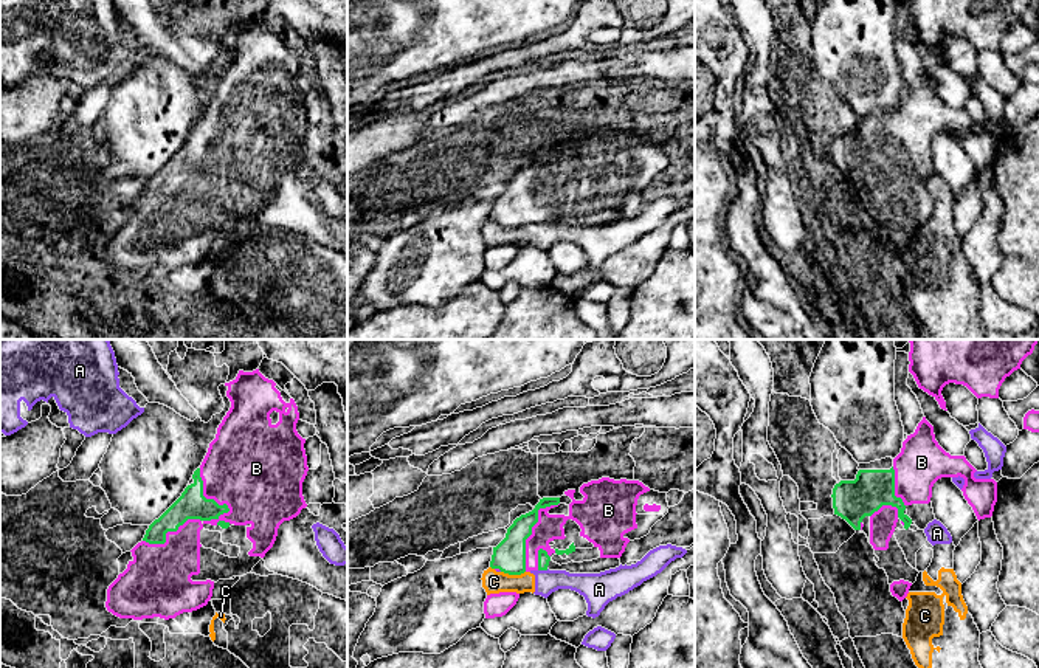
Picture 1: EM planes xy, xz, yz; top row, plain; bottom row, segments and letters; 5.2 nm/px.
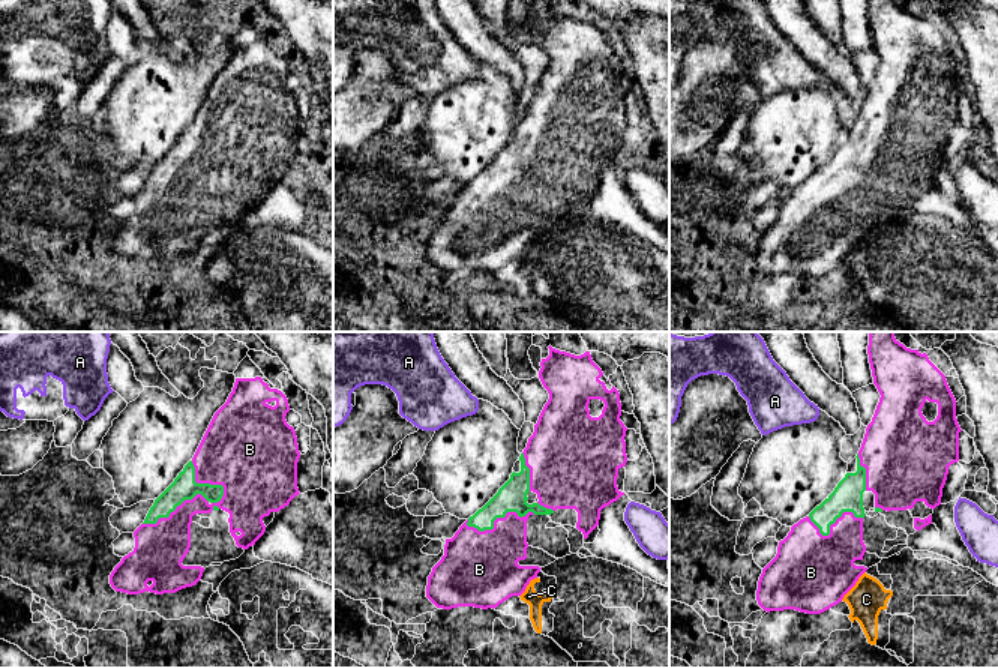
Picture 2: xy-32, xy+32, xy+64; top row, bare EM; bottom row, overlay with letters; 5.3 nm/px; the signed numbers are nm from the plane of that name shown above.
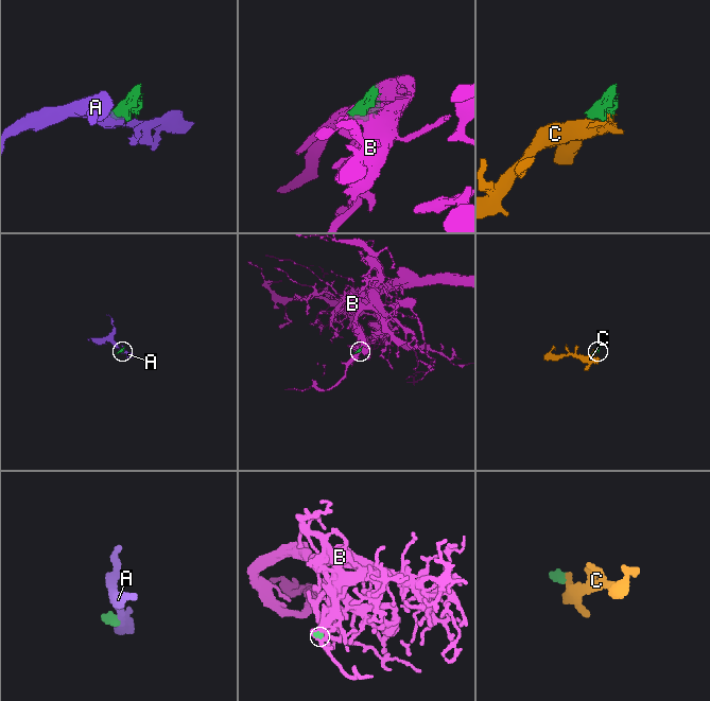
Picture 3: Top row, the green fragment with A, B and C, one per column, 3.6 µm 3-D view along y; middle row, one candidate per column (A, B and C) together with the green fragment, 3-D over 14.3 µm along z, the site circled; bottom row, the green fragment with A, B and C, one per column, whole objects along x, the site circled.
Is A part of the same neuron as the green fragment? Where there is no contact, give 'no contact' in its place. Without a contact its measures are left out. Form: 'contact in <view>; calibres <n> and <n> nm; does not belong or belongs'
contact in xz; calibres 60 and 130 nm; does not belong

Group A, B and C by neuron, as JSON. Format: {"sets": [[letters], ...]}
{"sets": [["A", "C"], ["B"]]}

